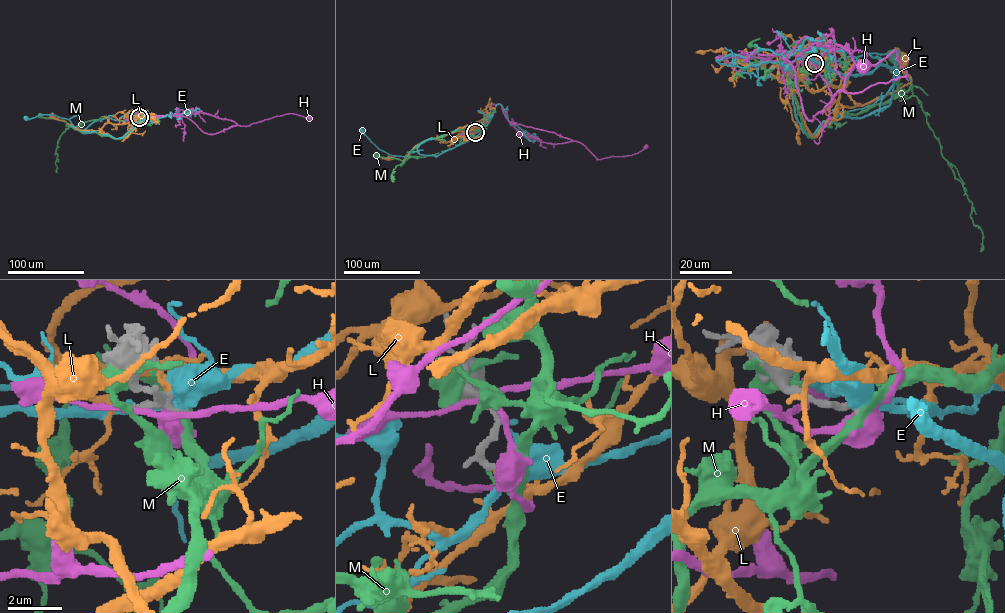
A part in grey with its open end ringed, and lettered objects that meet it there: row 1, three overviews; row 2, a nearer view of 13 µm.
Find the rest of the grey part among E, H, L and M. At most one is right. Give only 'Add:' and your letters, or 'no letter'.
Add: no letter

